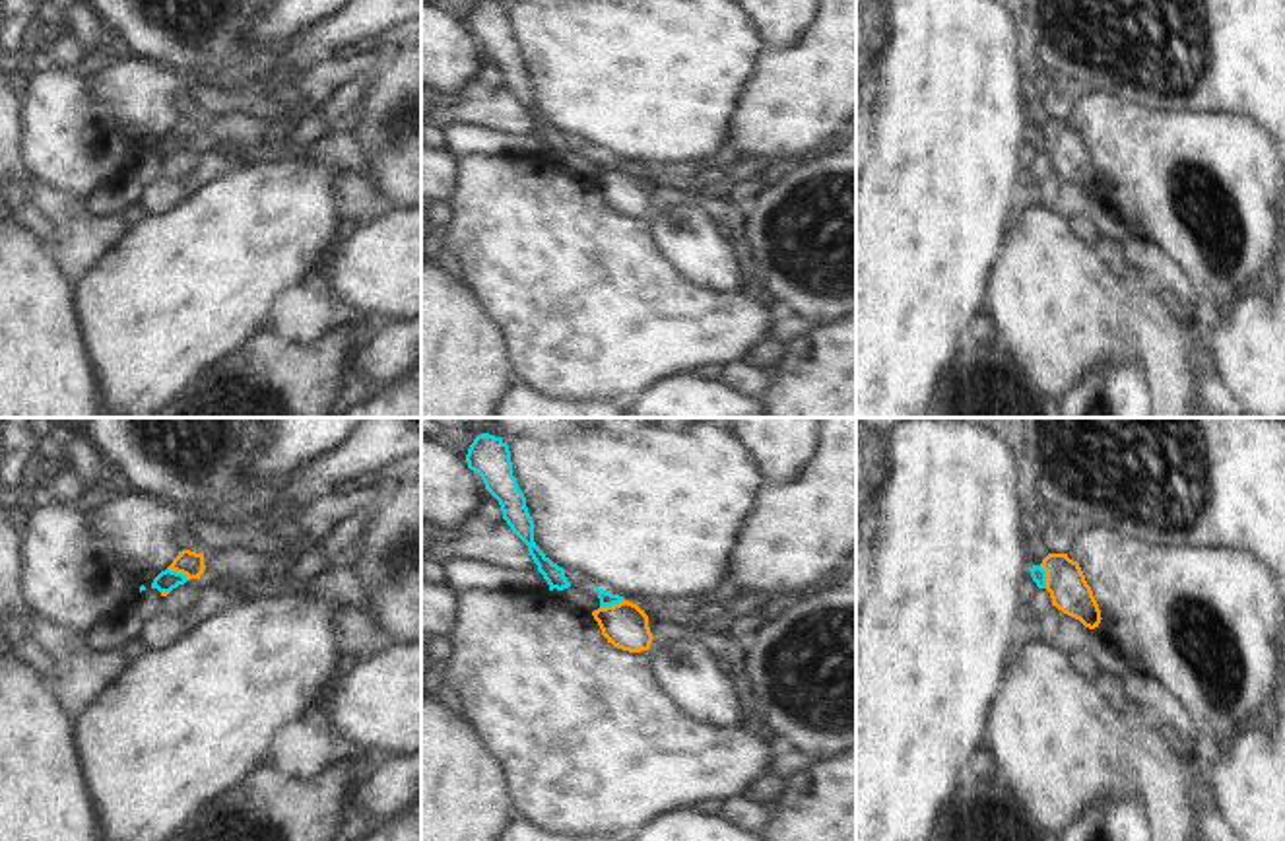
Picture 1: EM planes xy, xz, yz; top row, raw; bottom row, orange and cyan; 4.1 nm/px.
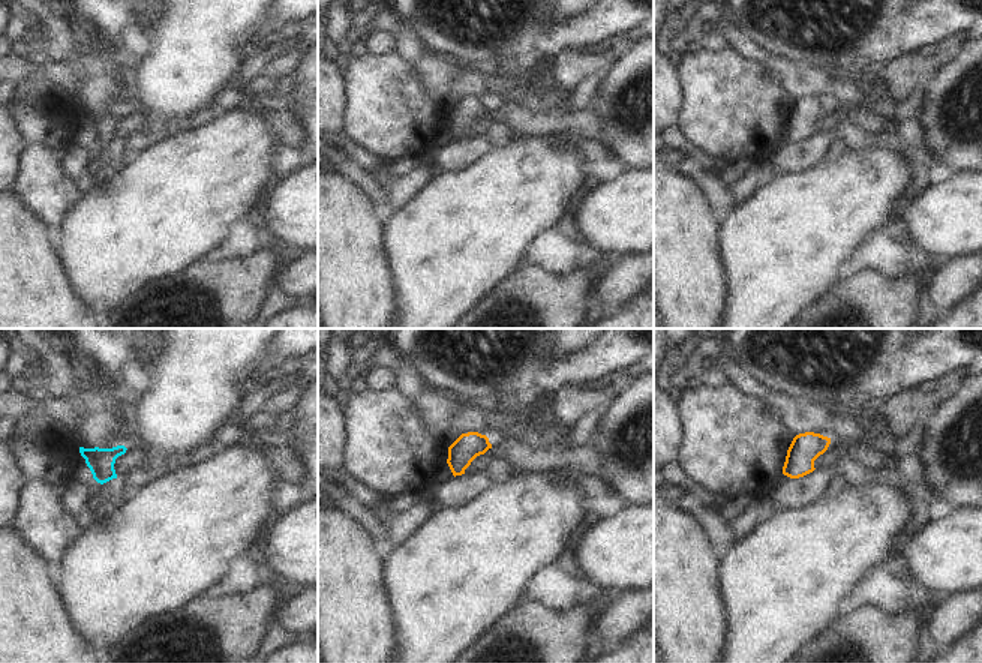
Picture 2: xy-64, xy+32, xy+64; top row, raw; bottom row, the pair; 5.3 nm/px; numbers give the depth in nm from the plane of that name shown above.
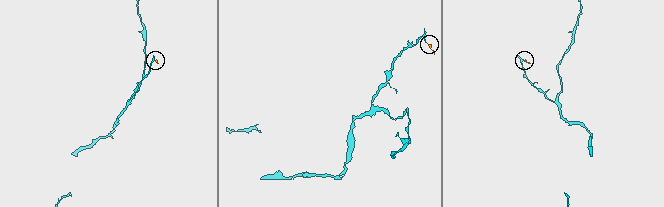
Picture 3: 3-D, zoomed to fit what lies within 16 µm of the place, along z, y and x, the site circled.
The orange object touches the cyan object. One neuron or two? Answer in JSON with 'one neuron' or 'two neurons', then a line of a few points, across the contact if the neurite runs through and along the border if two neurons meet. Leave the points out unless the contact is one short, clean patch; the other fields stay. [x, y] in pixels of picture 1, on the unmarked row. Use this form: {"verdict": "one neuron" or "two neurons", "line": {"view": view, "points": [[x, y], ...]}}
{"verdict": "two neurons", "line": {"view": "xz", "points": [[624, 164], [600, 173]]}}

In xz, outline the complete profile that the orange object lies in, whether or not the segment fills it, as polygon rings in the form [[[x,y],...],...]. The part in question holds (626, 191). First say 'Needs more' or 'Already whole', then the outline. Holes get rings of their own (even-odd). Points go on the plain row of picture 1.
Already whole. [[[623,165],[613,171],[598,173],[592,177],[602,200],[617,214],[629,218],[648,216],[652,198],[648,181],[637,169]]]

